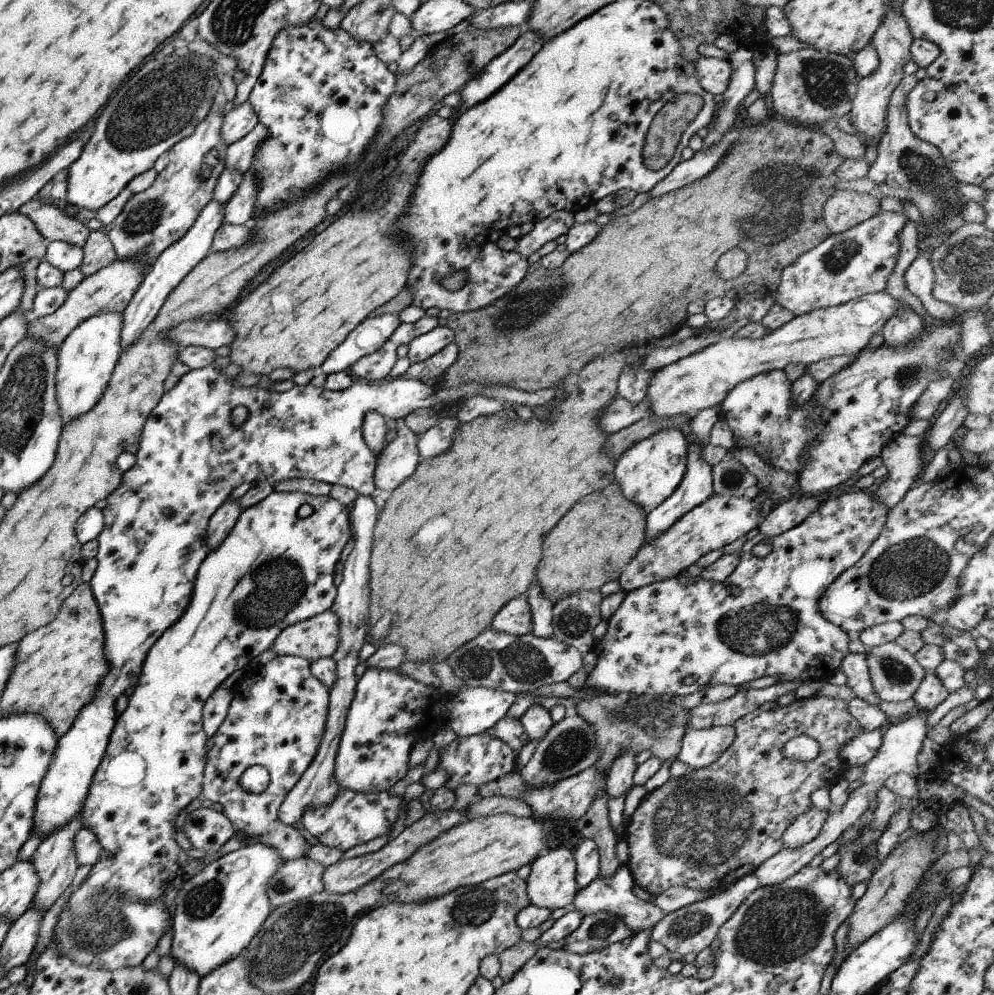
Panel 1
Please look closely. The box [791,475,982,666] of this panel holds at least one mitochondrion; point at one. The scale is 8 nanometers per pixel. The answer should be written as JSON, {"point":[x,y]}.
{"point":[904,572]}

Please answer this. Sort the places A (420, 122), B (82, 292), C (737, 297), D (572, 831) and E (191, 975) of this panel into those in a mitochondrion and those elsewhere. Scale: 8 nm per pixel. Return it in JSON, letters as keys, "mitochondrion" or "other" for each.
{"A":"other","B":"other","C":"other","D":"other","E":"other"}

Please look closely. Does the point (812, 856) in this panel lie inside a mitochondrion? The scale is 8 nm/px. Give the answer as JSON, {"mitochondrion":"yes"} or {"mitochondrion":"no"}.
{"mitochondrion":"no"}

